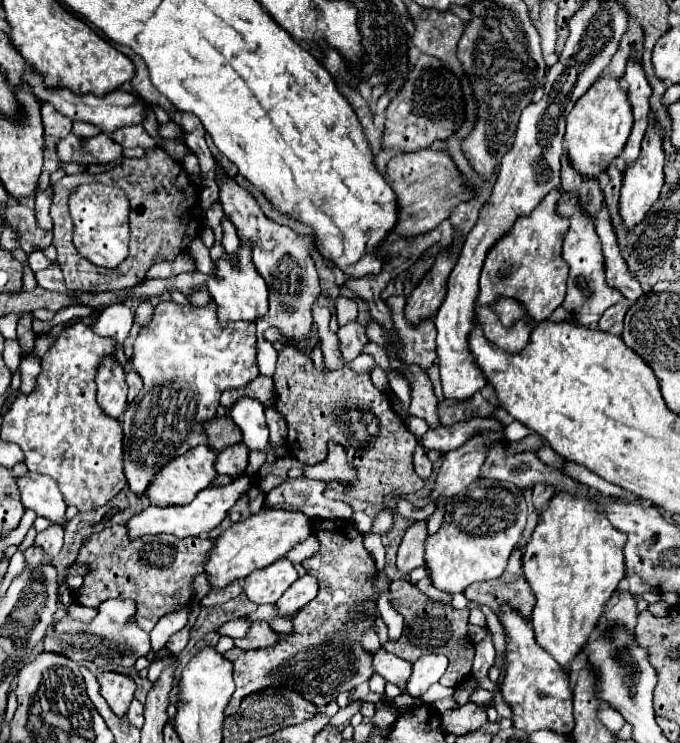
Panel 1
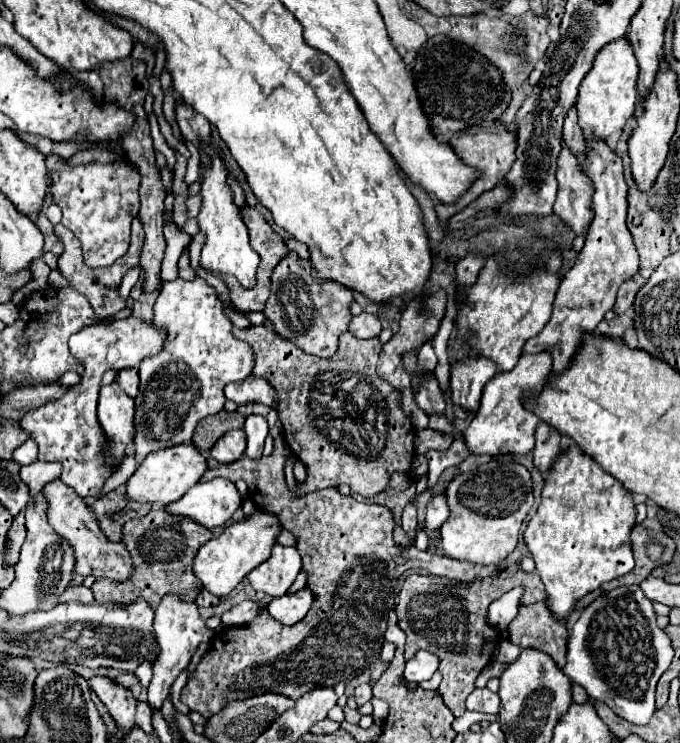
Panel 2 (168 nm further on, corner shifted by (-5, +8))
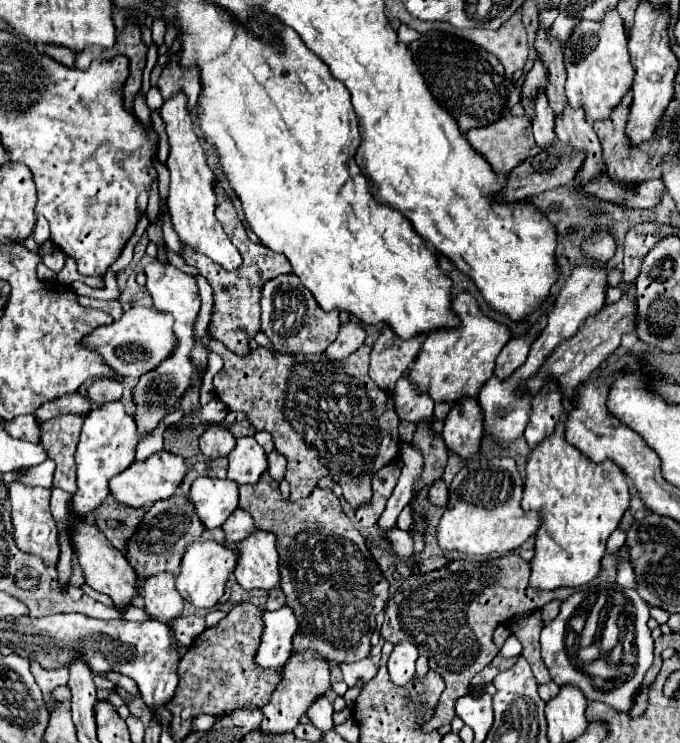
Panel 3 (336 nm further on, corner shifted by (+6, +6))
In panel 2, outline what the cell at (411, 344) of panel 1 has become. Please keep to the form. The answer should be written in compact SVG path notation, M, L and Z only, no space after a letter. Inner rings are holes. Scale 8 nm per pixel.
M426 341L420 351L418 351L418 359L420 359L420 365L424 367L424 371L434 371L438 359L436 359L436 353L434 353L434 347L430 341Z

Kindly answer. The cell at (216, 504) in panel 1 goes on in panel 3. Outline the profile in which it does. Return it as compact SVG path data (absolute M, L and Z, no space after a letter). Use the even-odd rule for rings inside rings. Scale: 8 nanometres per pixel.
M199 477L189 491L189 499L193 499L203 525L207 529L215 529L221 527L237 509L239 485L229 479Z

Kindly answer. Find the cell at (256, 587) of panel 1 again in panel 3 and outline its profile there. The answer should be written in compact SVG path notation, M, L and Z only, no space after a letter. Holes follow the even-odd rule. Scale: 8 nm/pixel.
M253 531L235 543L239 553L235 565L235 579L243 589L273 589L279 585L279 555L273 533Z

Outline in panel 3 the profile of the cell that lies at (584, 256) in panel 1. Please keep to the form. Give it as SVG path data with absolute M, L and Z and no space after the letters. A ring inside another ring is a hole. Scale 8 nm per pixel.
M539 91L535 95L535 117L533 117L533 133L535 133L535 141L537 143L555 143L555 135L553 135L553 109L549 107L547 95L545 91Z

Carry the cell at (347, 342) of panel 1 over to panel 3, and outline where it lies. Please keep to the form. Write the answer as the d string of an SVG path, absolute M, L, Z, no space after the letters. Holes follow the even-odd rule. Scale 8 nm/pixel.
M349 321L347 325L341 325L337 339L325 349L325 355L333 361L343 361L363 345L365 337L365 331L357 323Z

